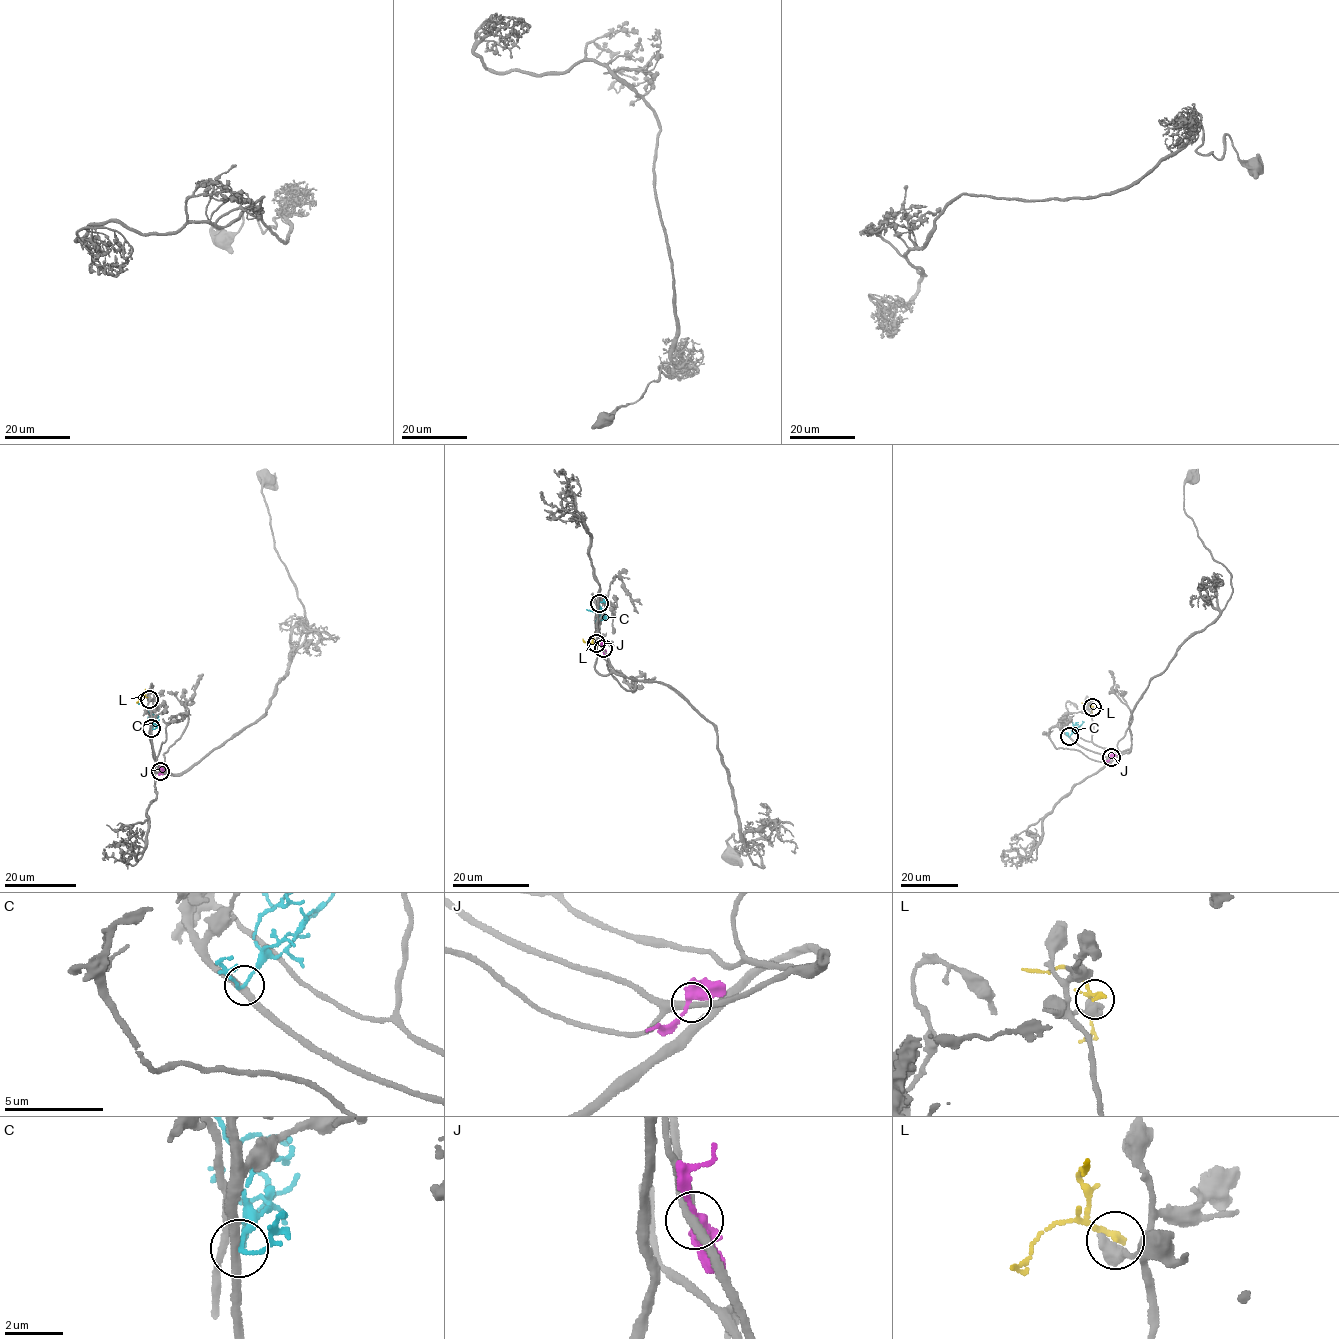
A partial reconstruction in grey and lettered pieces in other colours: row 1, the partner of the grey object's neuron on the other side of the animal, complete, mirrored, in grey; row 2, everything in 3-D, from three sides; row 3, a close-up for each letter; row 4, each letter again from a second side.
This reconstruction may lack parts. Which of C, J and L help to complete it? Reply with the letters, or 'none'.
none

